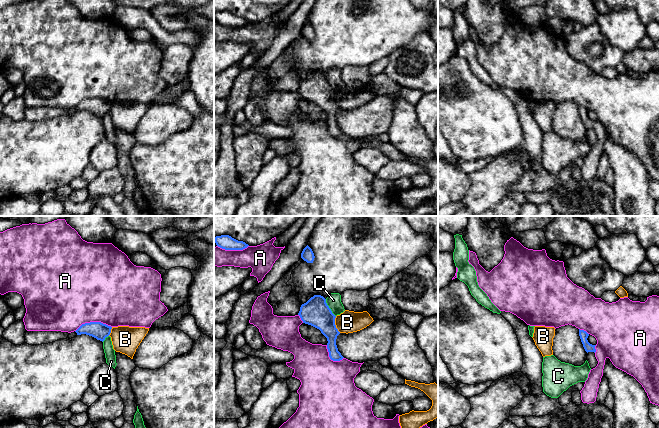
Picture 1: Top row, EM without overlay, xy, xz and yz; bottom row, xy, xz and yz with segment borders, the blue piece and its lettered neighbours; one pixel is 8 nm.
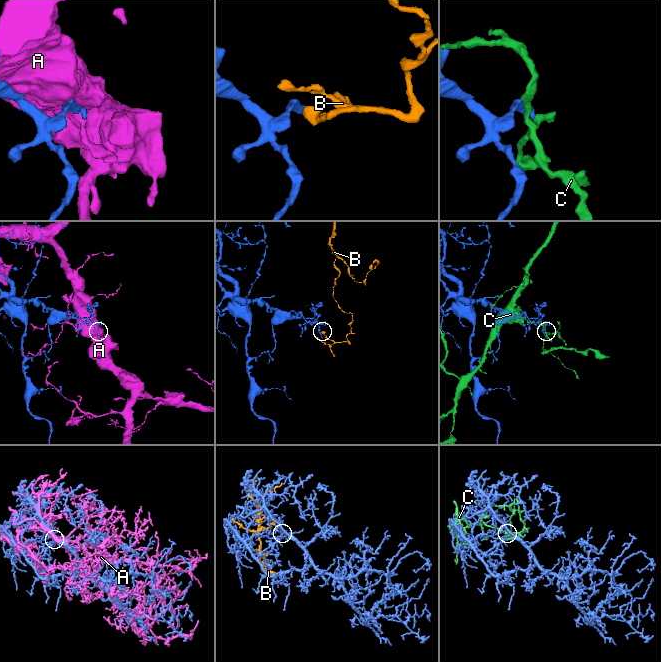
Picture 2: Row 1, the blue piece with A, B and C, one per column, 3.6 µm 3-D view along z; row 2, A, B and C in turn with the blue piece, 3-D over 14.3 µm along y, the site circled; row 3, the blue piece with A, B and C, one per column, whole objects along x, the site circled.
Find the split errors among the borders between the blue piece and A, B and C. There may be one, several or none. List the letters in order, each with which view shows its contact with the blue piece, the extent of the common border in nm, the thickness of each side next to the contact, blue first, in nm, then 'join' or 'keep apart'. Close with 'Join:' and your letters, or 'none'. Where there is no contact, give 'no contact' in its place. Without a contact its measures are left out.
A: contact in xy; length 300 nm; calibres 140 and 500 nm; keep apart
B: contact in xz; length 140 nm; calibres 220 and 180 nm; keep apart
C: contact in xz; length 170 nm; calibres 220 and 120 nm; keep apart
Join: none

